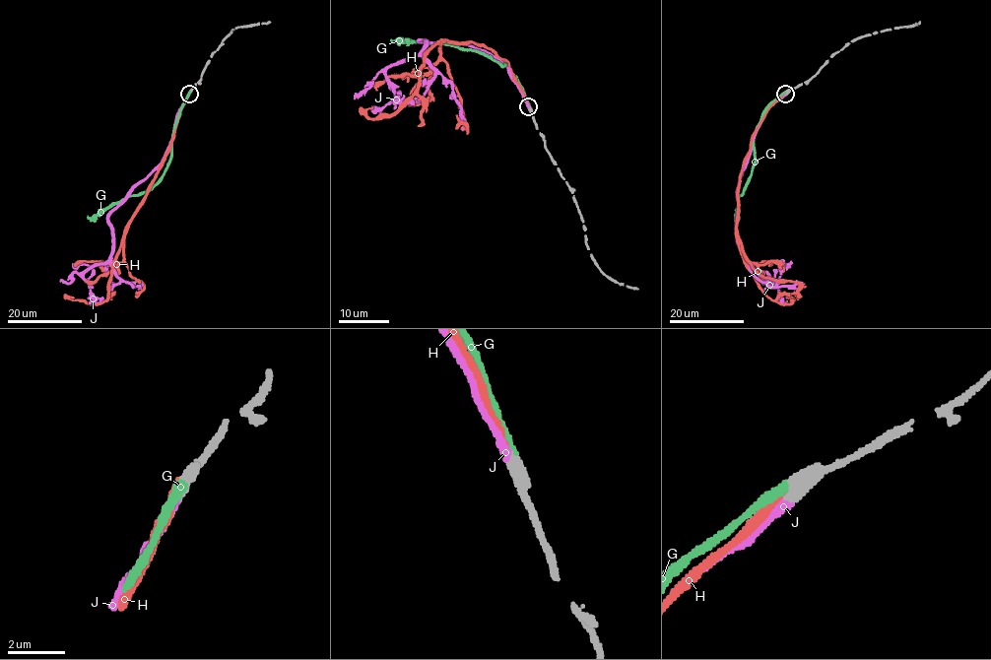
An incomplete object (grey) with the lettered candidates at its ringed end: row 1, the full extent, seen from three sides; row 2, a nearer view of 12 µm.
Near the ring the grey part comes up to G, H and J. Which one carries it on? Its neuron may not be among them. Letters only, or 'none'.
J

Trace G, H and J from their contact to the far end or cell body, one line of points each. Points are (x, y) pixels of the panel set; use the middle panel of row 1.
G: (529, 106), (520, 85), (504, 64), (467, 48), (391, 39)
H: (529, 107), (508, 64), (493, 50), (439, 41), (426, 53), (409, 98), (385, 116), (369, 118), (372, 107)
J: (529, 107), (494, 56), (420, 39), (416, 56), (386, 69), (398, 97), (371, 109)

